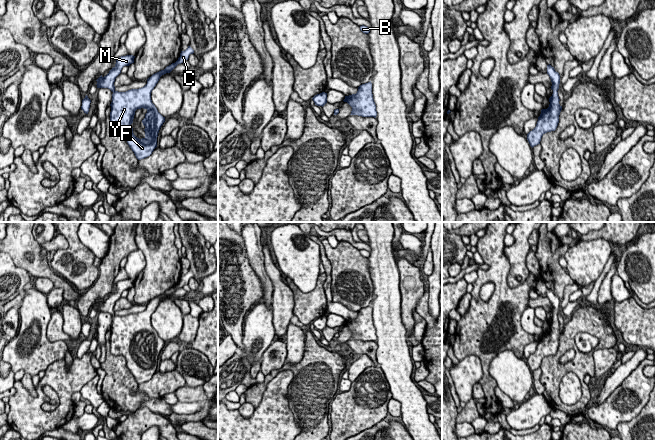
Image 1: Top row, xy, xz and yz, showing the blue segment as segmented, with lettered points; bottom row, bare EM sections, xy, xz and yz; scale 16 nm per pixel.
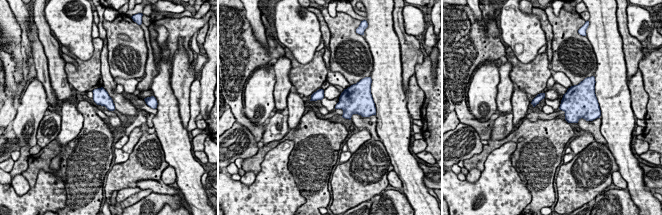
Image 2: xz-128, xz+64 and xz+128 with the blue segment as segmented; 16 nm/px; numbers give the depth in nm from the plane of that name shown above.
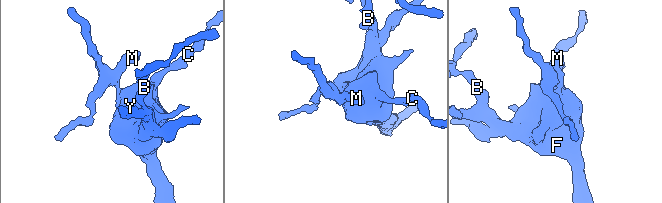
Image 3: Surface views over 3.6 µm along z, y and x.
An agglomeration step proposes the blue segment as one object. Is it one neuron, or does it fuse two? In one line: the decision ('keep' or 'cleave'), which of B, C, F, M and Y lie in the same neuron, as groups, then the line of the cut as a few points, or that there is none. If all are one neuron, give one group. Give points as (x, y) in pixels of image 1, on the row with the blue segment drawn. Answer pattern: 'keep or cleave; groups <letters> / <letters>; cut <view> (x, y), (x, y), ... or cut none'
keep; groups B C F M Y; cut none

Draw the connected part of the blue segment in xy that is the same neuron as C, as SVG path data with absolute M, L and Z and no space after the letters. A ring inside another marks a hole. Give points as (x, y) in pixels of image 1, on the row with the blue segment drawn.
M188 46L185 51L181 51L180 57L175 63L167 66L147 79L147 84L139 89L131 89L126 92L118 92L115 90L114 82L116 77L121 73L124 66L134 63L135 56L126 55L116 59L115 66L106 76L100 76L97 81L97 88L108 88L112 94L111 112L110 112L110 128L115 131L122 131L126 135L127 143L134 152L138 160L144 159L152 154L157 147L157 137L159 130L165 122L163 117L152 103L151 92L158 83L160 77L166 73L170 73L178 64L188 60L189 55L194 50ZM144 108L147 110L145 118L142 120L145 126L145 137L137 138L133 133L131 124L133 123L135 111Z

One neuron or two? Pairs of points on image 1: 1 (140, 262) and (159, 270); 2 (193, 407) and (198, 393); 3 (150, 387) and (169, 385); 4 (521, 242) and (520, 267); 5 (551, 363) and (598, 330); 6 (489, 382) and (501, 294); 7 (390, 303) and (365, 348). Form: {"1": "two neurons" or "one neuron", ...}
{"1": "two neurons", "2": "two neurons", "3": "one neuron", "4": "one neuron", "5": "one neuron", "6": "one neuron", "7": "two neurons"}

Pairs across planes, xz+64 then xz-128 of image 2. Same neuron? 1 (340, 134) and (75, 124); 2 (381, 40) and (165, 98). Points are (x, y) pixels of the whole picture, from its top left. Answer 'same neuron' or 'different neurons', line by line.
1: different neurons
2: same neuron

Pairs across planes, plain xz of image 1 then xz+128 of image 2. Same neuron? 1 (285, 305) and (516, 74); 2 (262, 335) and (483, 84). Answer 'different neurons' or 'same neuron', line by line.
1: different neurons
2: same neuron

